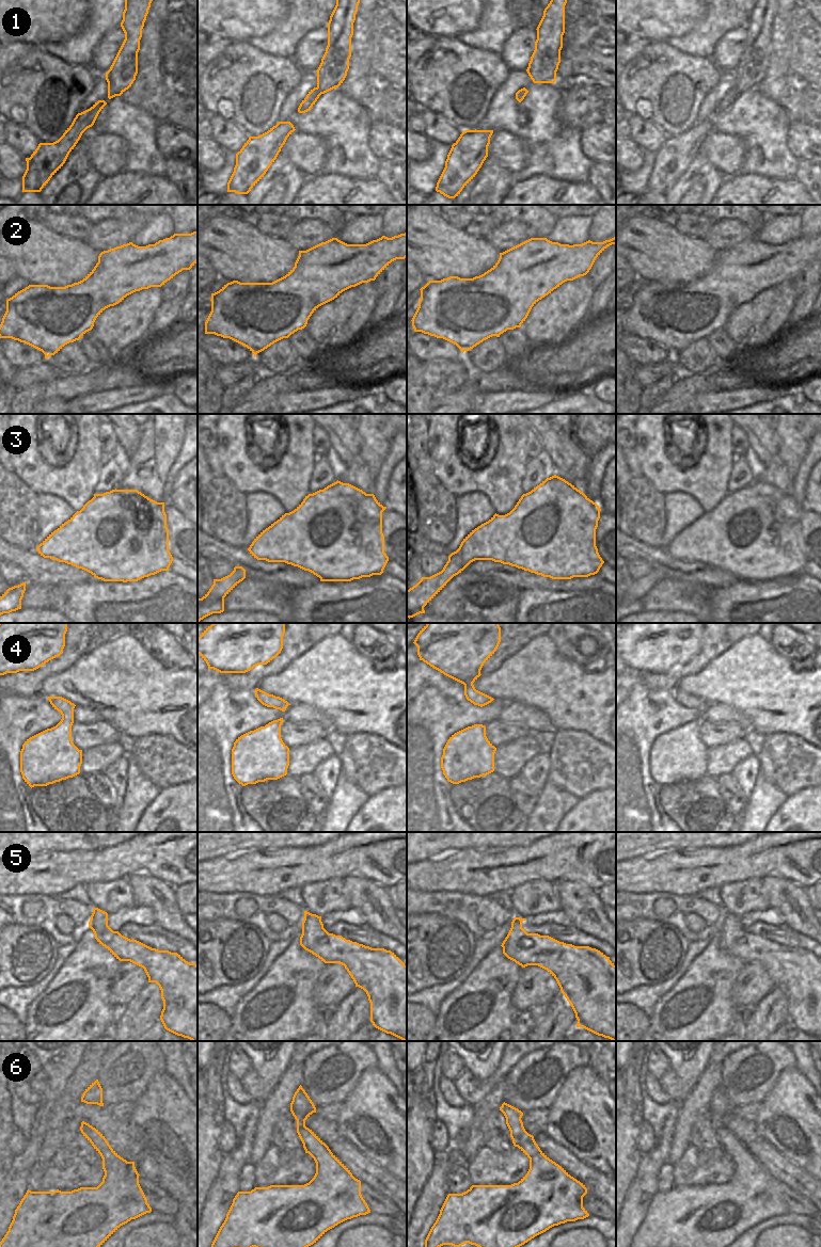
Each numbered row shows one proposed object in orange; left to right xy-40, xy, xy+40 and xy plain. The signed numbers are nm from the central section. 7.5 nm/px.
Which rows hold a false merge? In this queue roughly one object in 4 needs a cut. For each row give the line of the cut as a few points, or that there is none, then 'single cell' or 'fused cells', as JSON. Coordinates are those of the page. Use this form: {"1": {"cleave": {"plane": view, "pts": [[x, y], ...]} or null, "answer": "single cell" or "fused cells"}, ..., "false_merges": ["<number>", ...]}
{"1": {"cleave": null, "answer": "single cell"}, "2": {"cleave": null, "answer": "single cell"}, "3": {"cleave": {"plane": "xy", "pts": [[233, 571], [238, 577], [241, 576], [243, 578]]}, "answer": "fused cells"}, "4": {"cleave": null, "answer": "single cell"}, "5": {"cleave": null, "answer": "single cell"}, "6": {"cleave": null, "answer": "single cell"}, "false_merges": ["3"]}

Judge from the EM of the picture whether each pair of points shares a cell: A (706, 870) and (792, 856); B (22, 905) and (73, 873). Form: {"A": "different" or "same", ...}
{"A": "same", "B": "different"}

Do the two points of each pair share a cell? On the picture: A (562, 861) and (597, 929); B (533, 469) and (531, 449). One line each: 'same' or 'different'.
A: different
B: different

